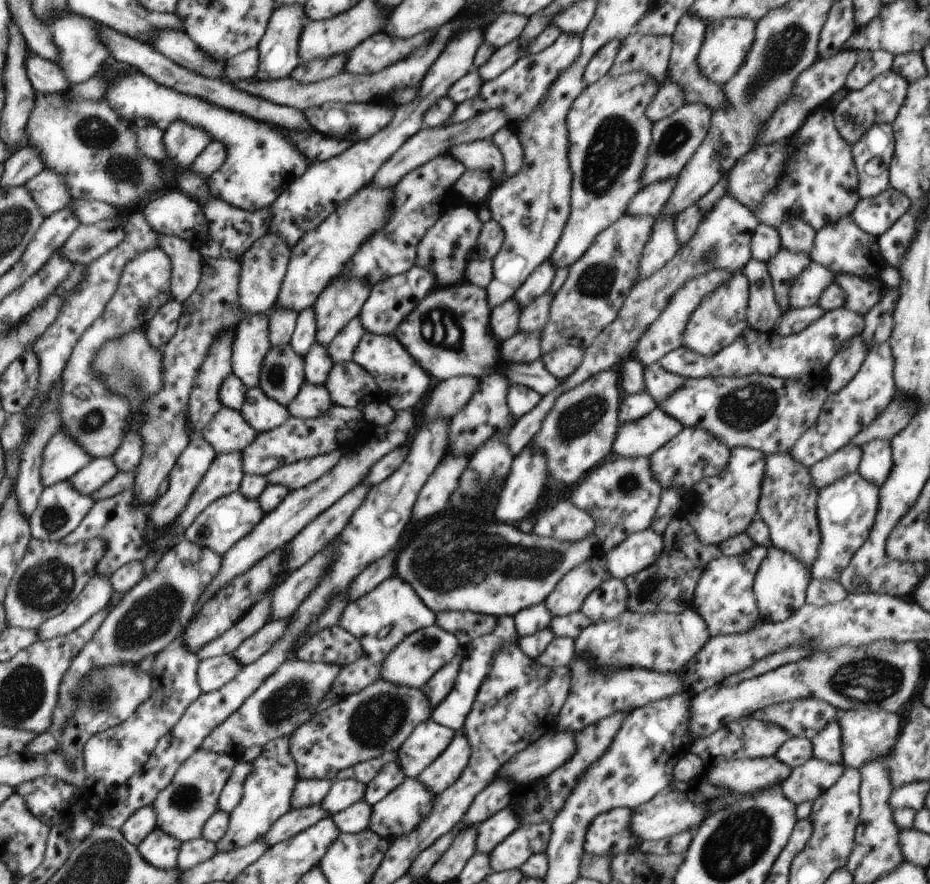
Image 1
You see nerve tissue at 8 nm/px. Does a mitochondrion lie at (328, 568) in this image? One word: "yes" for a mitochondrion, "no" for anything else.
no

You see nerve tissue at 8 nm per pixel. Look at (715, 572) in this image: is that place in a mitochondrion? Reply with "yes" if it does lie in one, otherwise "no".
no

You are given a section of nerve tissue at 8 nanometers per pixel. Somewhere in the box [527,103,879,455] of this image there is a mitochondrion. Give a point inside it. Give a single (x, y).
(610, 150)

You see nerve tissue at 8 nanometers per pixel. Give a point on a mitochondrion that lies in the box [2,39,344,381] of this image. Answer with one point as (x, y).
(96, 128)

